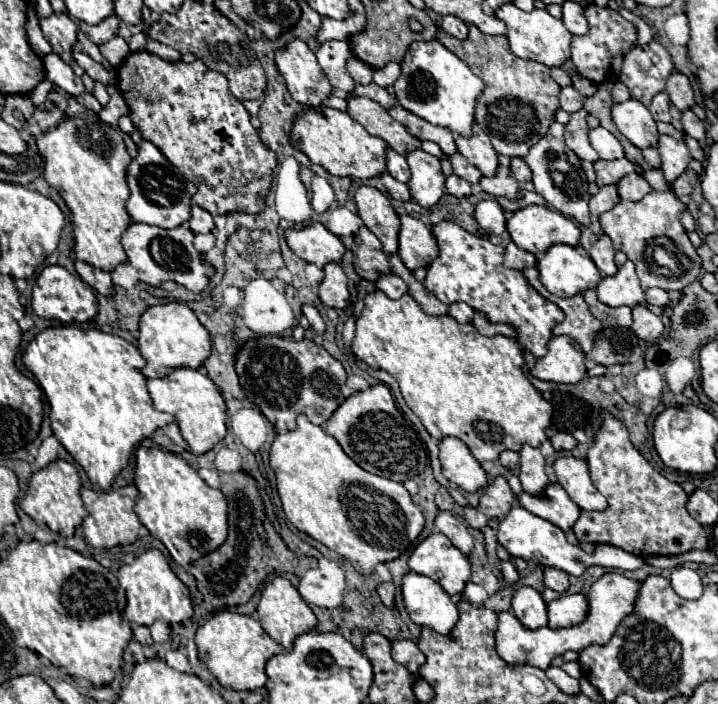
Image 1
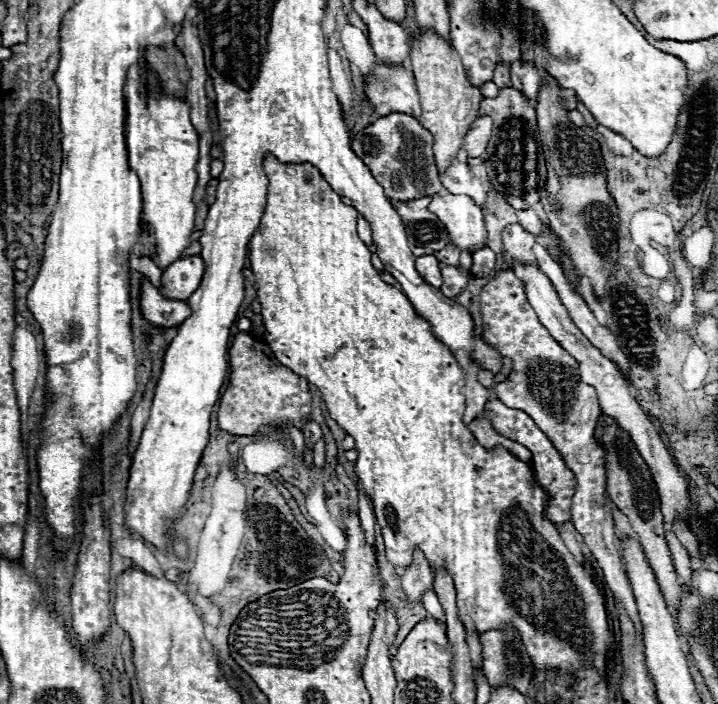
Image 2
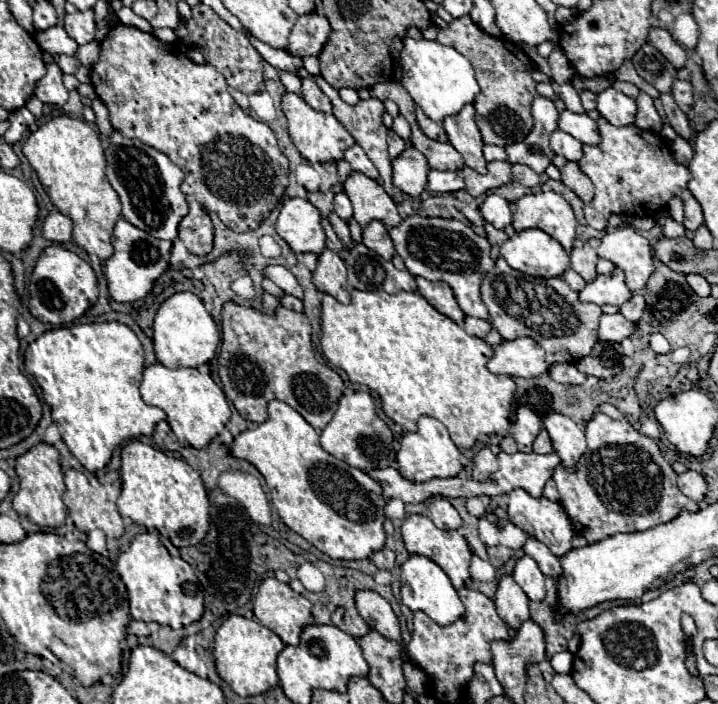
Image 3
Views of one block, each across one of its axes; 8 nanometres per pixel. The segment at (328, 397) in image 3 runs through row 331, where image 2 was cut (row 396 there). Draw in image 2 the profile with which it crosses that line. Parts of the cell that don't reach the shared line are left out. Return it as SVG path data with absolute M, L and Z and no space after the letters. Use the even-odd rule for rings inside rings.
M238 334L228 352L230 382L220 400L218 426L228 434L254 436L290 422L302 428L302 418L310 414L308 382L280 362L276 362L270 346L264 340L256 340L250 334Z

